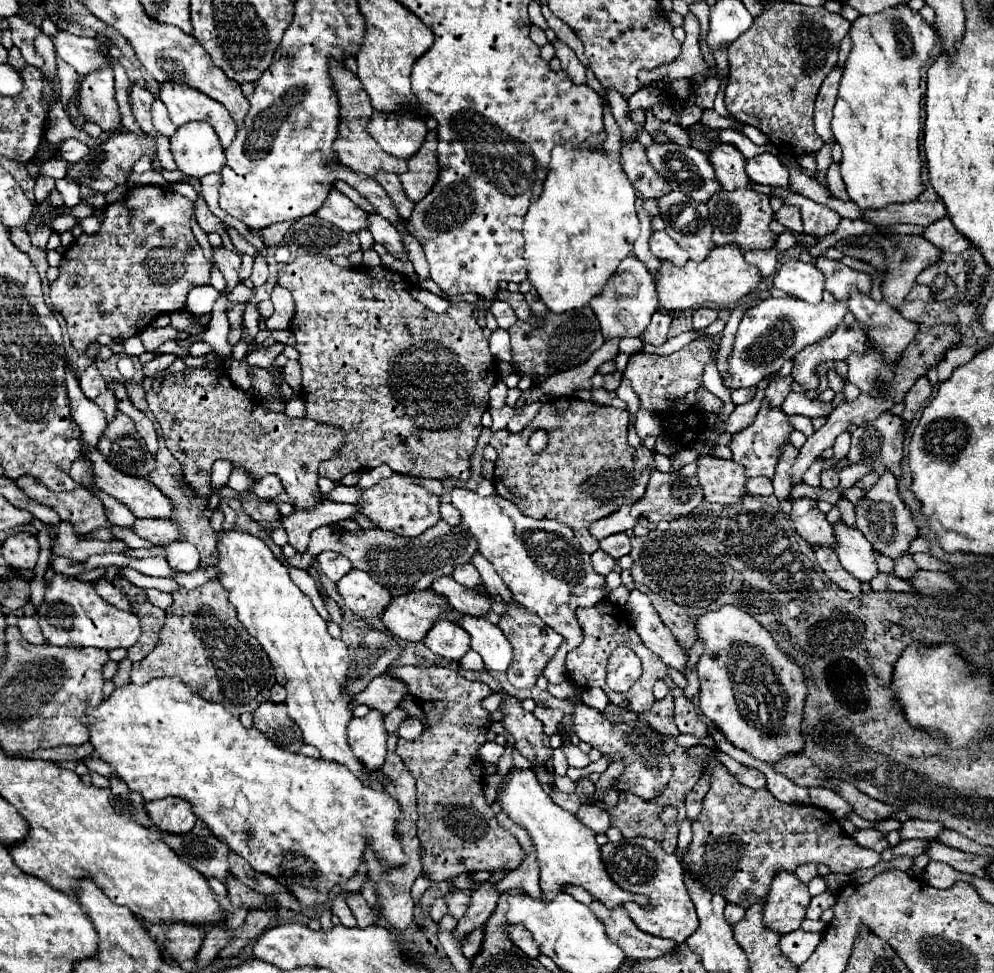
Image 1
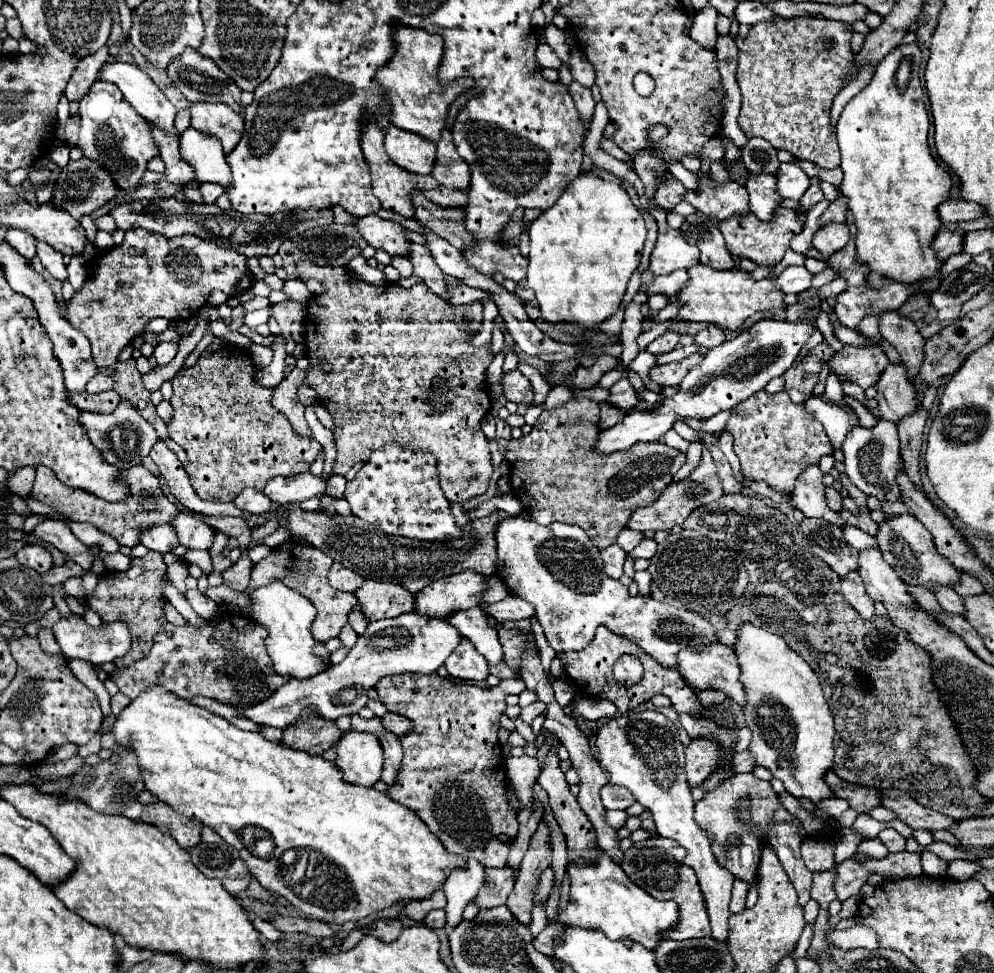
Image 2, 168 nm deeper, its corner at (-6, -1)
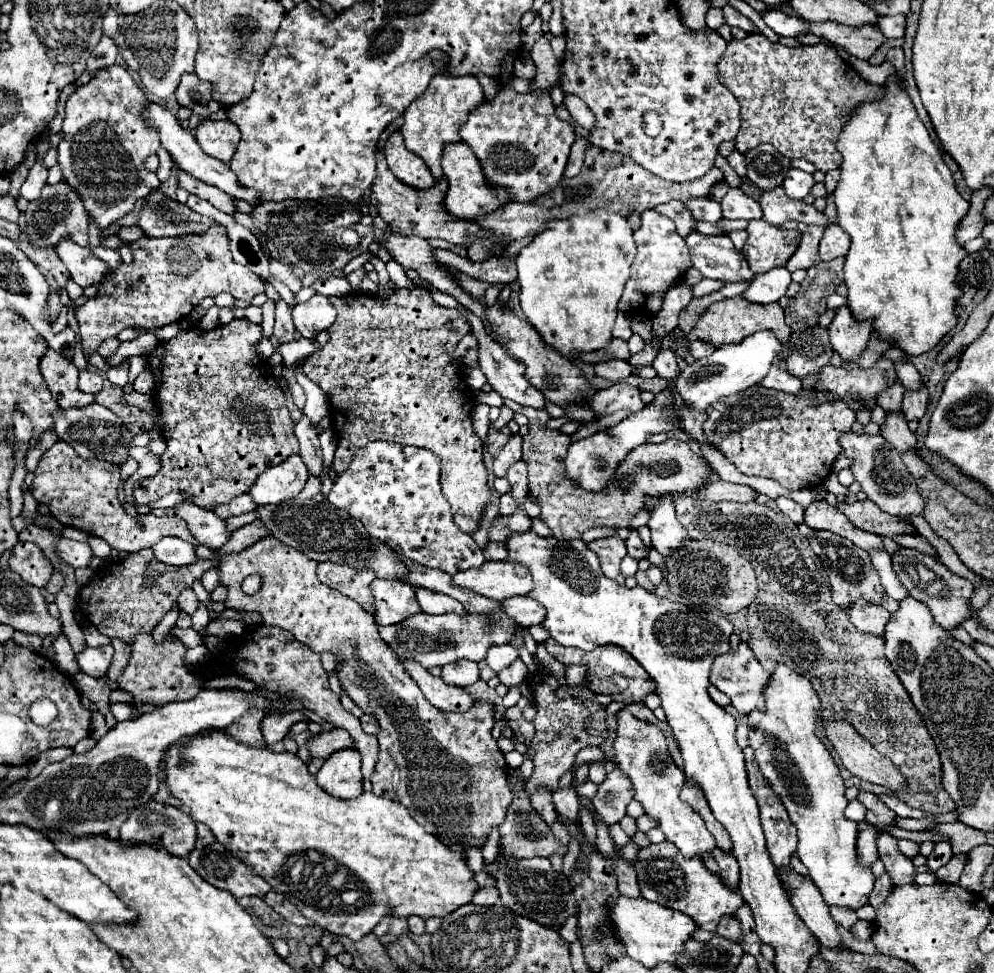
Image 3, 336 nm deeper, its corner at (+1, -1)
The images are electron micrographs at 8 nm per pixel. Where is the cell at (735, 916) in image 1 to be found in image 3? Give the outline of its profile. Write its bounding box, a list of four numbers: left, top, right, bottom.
[714,847,740,891]

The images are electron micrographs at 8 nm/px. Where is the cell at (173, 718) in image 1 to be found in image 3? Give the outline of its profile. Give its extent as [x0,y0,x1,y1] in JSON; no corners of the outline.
[164,731,478,941]

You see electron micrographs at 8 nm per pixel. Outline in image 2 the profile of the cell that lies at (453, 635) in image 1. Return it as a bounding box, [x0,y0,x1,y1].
[445,637,489,681]

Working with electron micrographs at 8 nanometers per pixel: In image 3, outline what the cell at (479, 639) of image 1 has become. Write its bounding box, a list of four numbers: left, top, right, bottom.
[416,589,464,615]

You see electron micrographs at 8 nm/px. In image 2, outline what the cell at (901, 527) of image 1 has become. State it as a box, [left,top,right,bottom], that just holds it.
[875,513,959,589]

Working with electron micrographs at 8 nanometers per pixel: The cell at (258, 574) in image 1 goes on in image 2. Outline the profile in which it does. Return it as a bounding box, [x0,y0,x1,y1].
[243,579,329,679]

